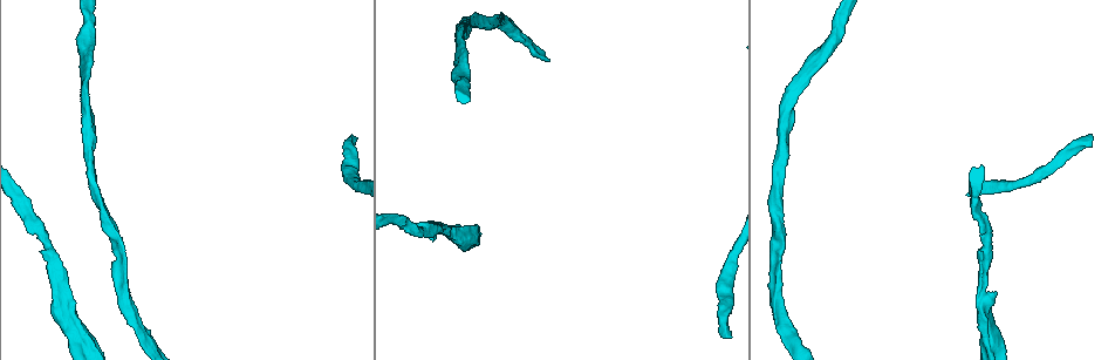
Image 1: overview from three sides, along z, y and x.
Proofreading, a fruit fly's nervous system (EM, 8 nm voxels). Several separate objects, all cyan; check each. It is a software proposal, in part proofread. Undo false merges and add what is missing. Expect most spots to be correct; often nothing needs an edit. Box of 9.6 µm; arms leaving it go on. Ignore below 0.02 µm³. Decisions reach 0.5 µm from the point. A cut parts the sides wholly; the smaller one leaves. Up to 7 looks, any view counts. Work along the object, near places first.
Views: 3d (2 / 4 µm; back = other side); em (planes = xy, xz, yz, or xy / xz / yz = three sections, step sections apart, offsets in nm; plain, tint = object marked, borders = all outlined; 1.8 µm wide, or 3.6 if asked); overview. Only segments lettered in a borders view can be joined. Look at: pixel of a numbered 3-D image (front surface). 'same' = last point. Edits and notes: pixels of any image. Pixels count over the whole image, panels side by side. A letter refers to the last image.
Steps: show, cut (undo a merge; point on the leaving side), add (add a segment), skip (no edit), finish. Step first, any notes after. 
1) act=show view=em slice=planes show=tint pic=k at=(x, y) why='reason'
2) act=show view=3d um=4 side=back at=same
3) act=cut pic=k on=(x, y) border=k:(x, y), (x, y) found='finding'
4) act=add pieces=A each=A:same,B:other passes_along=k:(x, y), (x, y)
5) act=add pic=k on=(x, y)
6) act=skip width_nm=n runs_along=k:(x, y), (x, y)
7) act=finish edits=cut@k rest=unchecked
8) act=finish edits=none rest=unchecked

act=show view=em slice=planes show=borders pic=1 at=(120, 261) why='narrows sharply'

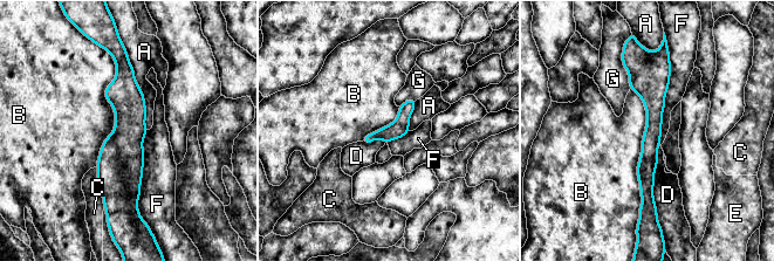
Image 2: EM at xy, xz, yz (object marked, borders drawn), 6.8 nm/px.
act=skip each=A:other,B:other,C:other,D:other,E:other,F:other,G:other runs_along=2:(121, 61), (132, 201) found='one cell here'

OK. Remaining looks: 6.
act=show view=em slice=xz step=4 show=tint pic=1 at=(986, 314) why='calibre changes'

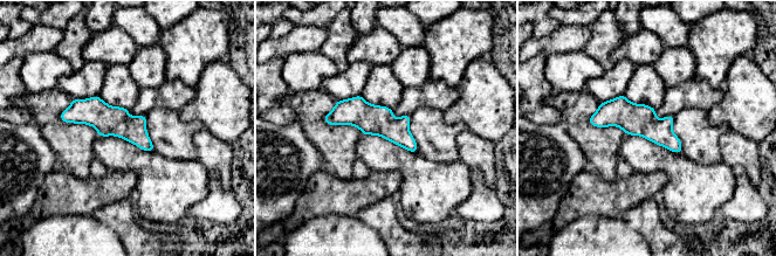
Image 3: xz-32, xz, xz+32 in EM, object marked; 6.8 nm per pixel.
act=show view=em slice=planes show=borders at=same why='another direction'

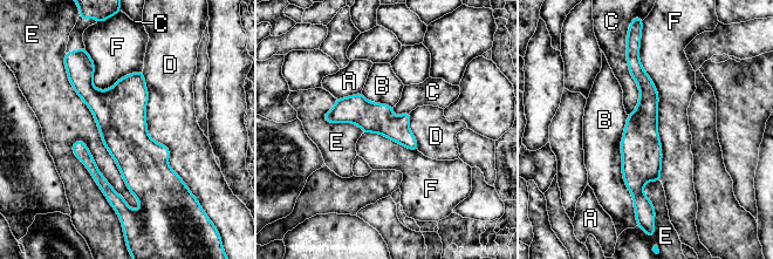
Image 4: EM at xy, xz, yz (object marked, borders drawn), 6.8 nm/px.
act=skip each=A:other,B:other,C:other,D:other,E:other,F:other found='continuous, no second cell'

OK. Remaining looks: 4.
act=show view=em slice=planes show=borders pic=1 at=(1092, 139) why='an open end'

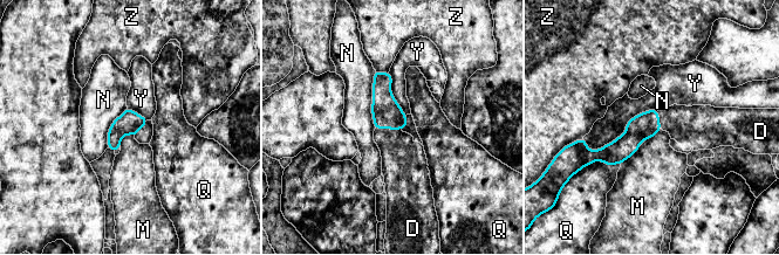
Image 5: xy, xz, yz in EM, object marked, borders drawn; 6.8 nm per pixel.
act=add pieces=D width_nm=160 each=D:same,M:other,N:other,Q:other,Y:other,Z:other found='it goes on there'

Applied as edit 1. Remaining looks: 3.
act=finish edits=add@5 rest=unchecked

